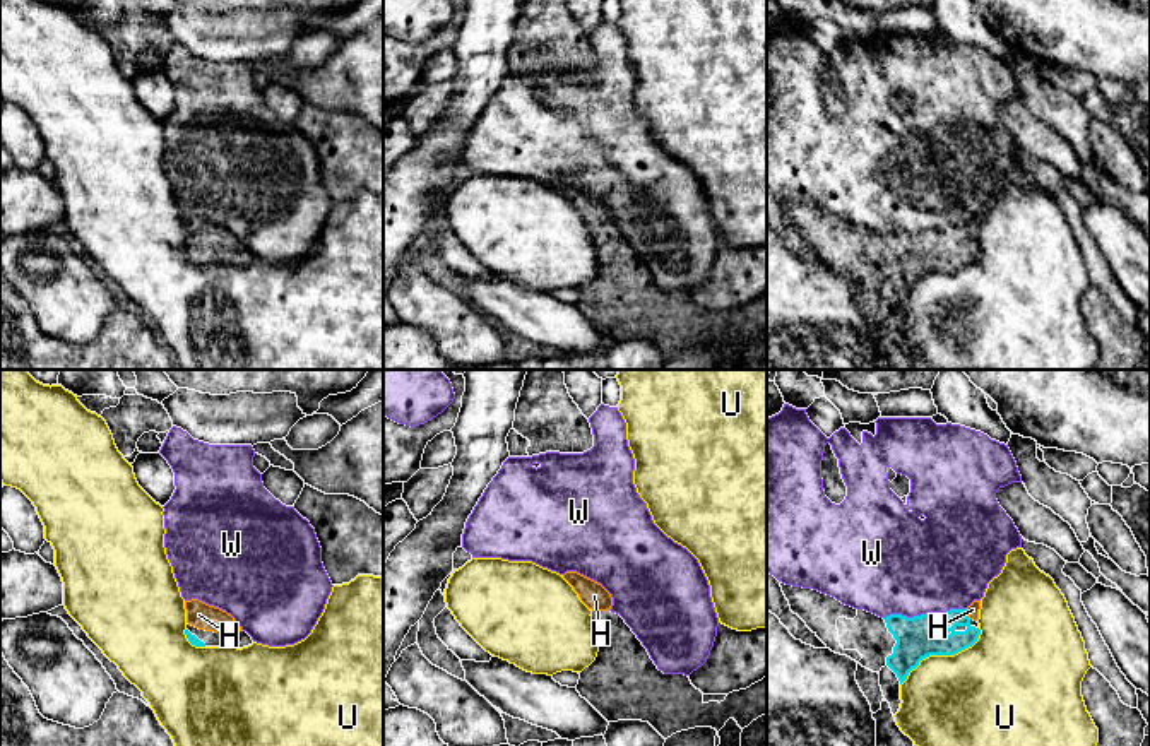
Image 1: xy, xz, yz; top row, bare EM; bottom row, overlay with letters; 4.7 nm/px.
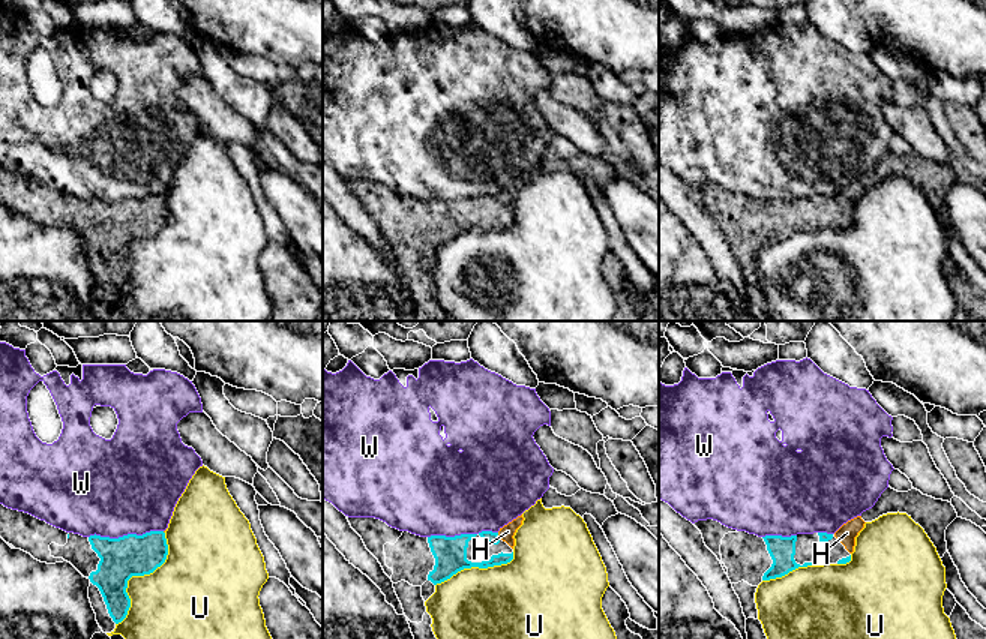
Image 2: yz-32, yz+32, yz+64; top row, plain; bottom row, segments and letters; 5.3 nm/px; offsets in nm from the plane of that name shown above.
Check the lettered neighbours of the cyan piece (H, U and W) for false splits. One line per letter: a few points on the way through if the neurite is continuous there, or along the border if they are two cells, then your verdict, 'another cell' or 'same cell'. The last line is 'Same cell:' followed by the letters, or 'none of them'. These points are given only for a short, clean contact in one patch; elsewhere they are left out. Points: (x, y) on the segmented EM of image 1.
H: runs through yz (919, 637), (942, 621), (967, 615), (972, 609); same cell
U: another cell
W: another cell
Same cell: H

